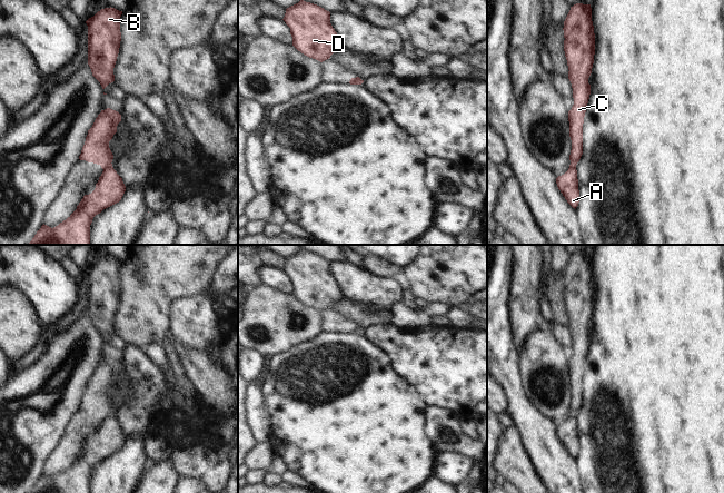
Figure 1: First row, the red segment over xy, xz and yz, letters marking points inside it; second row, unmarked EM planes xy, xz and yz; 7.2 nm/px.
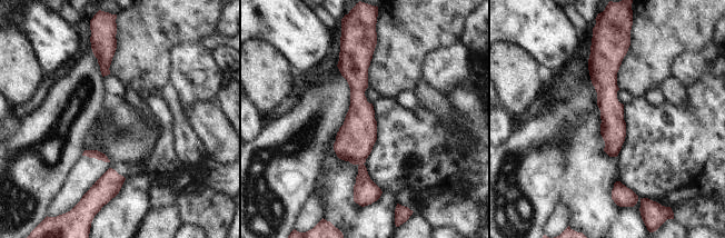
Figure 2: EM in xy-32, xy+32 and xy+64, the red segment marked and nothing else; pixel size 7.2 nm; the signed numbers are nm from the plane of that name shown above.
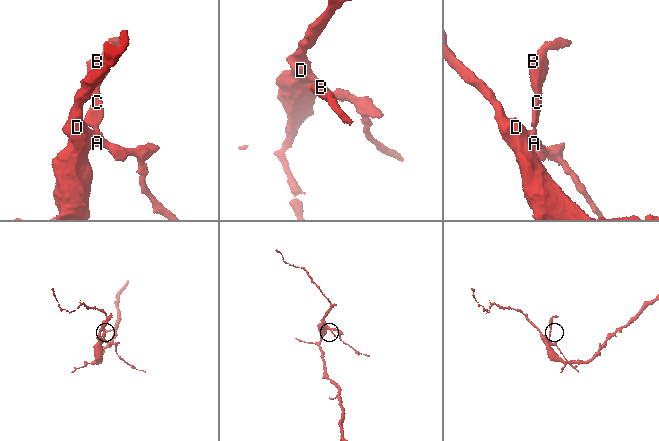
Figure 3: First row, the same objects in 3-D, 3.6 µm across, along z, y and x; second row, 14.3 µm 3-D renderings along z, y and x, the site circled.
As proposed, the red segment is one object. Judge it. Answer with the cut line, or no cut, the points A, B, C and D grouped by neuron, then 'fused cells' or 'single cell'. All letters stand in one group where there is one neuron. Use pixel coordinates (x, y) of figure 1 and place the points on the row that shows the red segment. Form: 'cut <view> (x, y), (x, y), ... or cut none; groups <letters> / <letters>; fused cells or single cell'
cut xy (111, 165), (103, 169); groups A D / B C; fused cells

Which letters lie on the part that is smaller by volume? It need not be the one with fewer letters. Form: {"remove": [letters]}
{"remove": ["B", "C"]}

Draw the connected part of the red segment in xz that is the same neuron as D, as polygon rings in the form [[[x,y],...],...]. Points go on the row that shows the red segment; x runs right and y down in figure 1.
[[[300,0],[286,9],[282,20],[290,28],[292,46],[309,58],[323,62],[341,48],[337,32],[330,23],[330,12],[317,4]]]

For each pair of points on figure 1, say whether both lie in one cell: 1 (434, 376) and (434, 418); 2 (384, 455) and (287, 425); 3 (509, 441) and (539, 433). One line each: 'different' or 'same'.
1: different
2: same
3: different

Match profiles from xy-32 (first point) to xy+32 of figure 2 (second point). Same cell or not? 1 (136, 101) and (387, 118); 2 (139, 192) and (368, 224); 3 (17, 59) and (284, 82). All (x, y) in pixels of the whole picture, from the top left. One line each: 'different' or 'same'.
1: same
2: same
3: same

